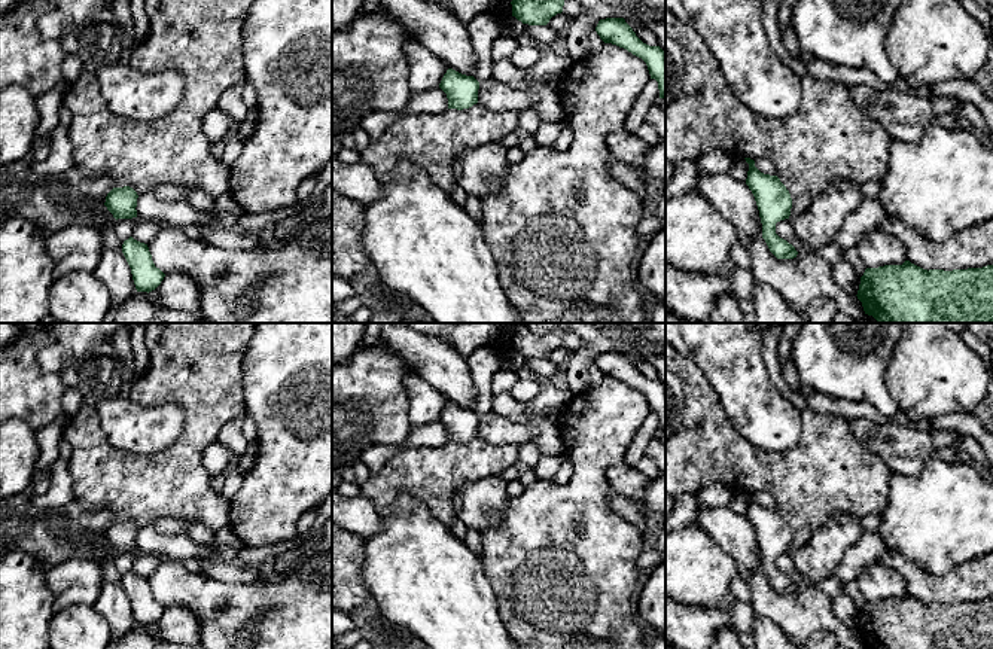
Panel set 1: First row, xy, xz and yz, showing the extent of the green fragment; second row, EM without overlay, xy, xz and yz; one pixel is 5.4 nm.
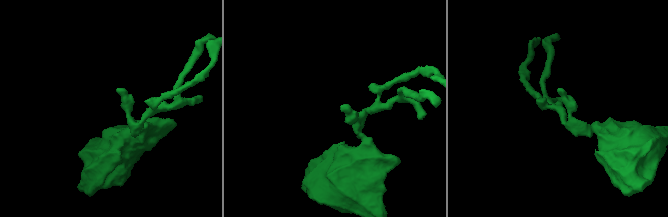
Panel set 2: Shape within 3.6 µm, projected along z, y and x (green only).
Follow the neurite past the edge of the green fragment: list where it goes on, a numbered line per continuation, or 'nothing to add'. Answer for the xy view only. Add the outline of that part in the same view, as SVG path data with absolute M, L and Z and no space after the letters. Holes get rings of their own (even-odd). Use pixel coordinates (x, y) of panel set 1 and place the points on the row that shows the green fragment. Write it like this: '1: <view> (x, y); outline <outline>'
nothing to add

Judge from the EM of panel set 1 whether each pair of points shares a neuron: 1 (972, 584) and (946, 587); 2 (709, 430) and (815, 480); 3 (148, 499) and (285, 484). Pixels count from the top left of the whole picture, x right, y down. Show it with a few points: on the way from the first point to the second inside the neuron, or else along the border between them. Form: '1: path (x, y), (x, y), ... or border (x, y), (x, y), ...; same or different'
1: path (966, 584), (952, 587); same
2: path (736, 457), (746, 468), (788, 477); same
3: border (228, 500), (230, 524); different

